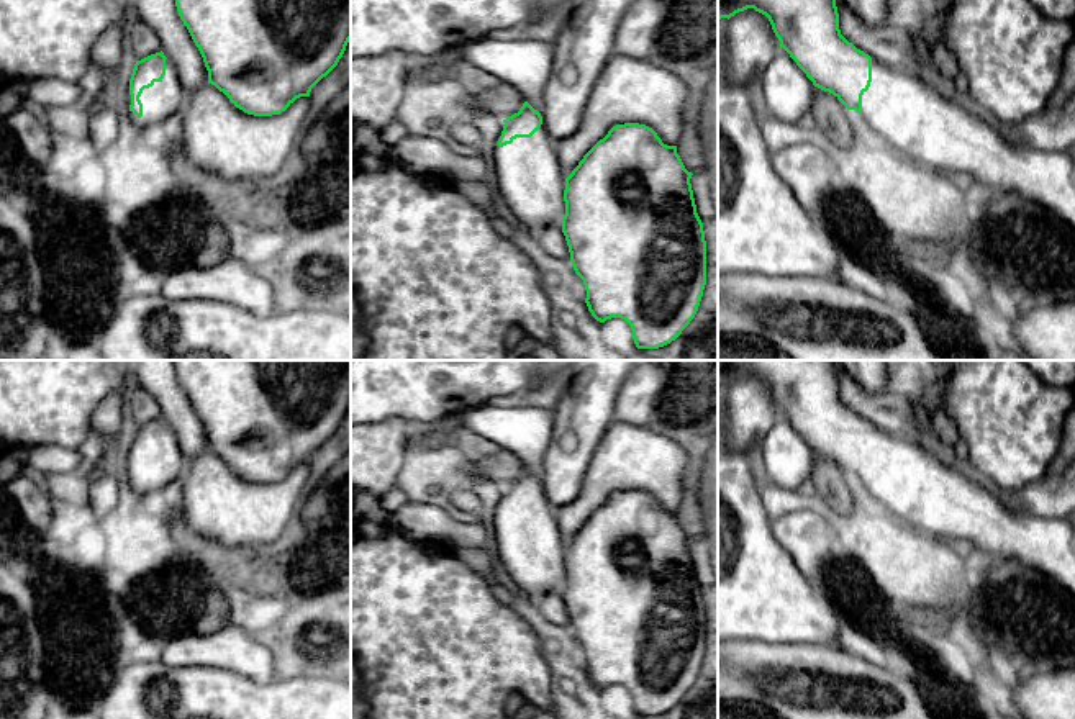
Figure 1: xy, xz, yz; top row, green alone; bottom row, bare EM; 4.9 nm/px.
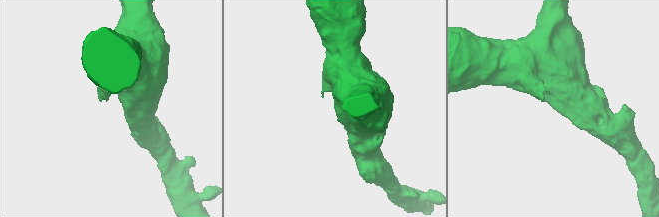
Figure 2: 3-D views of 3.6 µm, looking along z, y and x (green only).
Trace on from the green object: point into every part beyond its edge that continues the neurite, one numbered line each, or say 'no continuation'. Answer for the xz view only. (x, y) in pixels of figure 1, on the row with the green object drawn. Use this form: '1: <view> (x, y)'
1: xz (526, 176)

